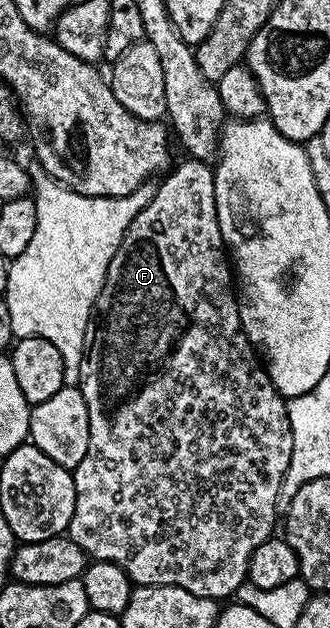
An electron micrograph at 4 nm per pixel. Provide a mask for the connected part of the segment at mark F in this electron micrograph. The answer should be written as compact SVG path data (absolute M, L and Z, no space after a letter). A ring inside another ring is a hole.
M185 160L180 167L169 169L156 187L154 200L134 216L124 233L119 248L108 265L104 287L96 297L92 312L90 333L86 339L84 359L80 365L79 390L89 410L89 446L82 462L76 466L72 479L76 503L68 530L70 536L96 560L111 556L136 586L177 586L206 596L231 599L248 576L250 556L256 547L273 537L278 526L278 488L284 479L292 455L292 429L288 419L286 399L274 388L264 369L258 351L244 335L240 323L240 303L234 289L234 270L226 253L224 237L218 224L216 211L216 175L206 162Z

